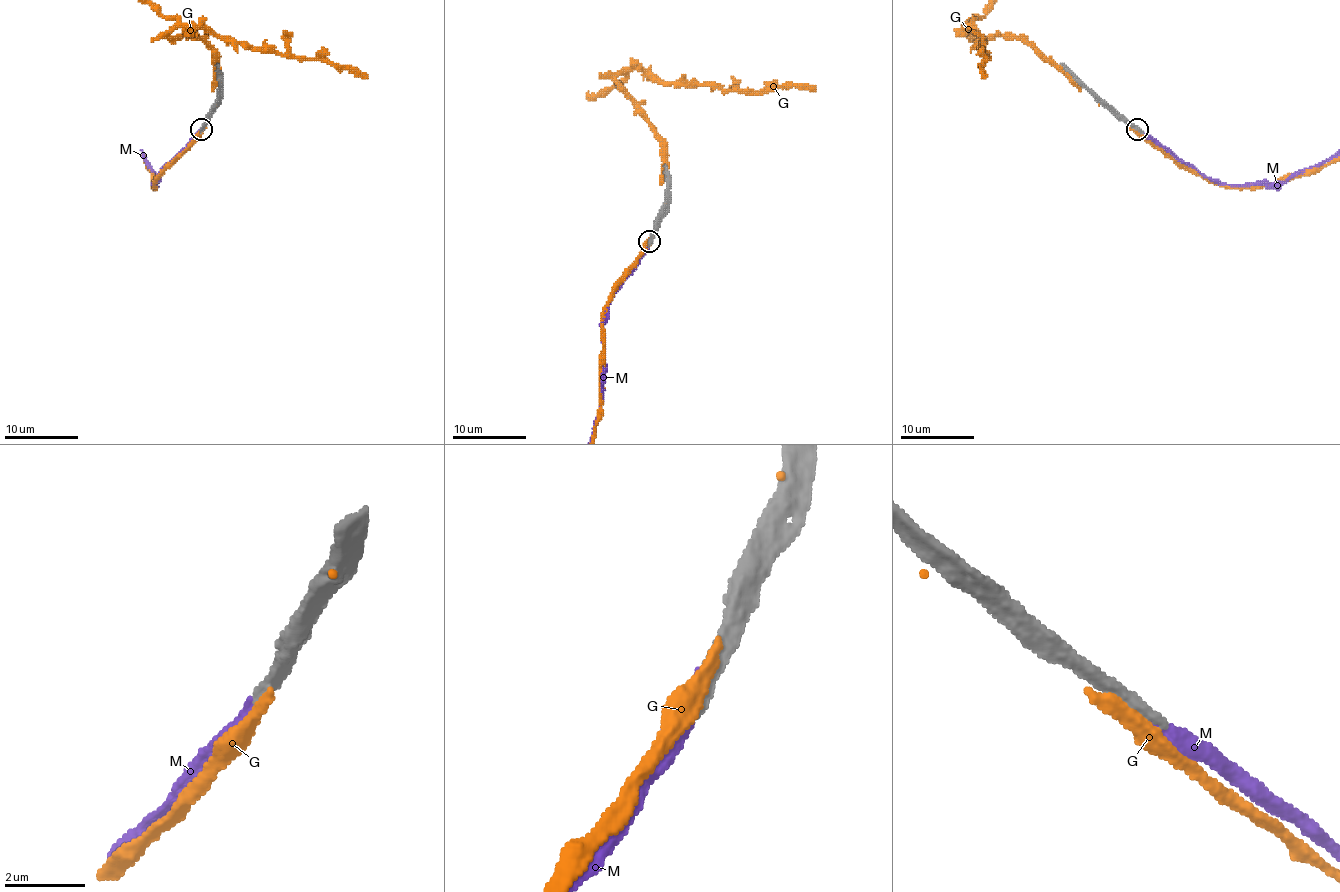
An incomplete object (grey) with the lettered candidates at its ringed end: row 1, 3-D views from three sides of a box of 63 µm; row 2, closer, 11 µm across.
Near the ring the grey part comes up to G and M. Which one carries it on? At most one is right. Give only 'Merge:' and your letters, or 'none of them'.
Merge: M

